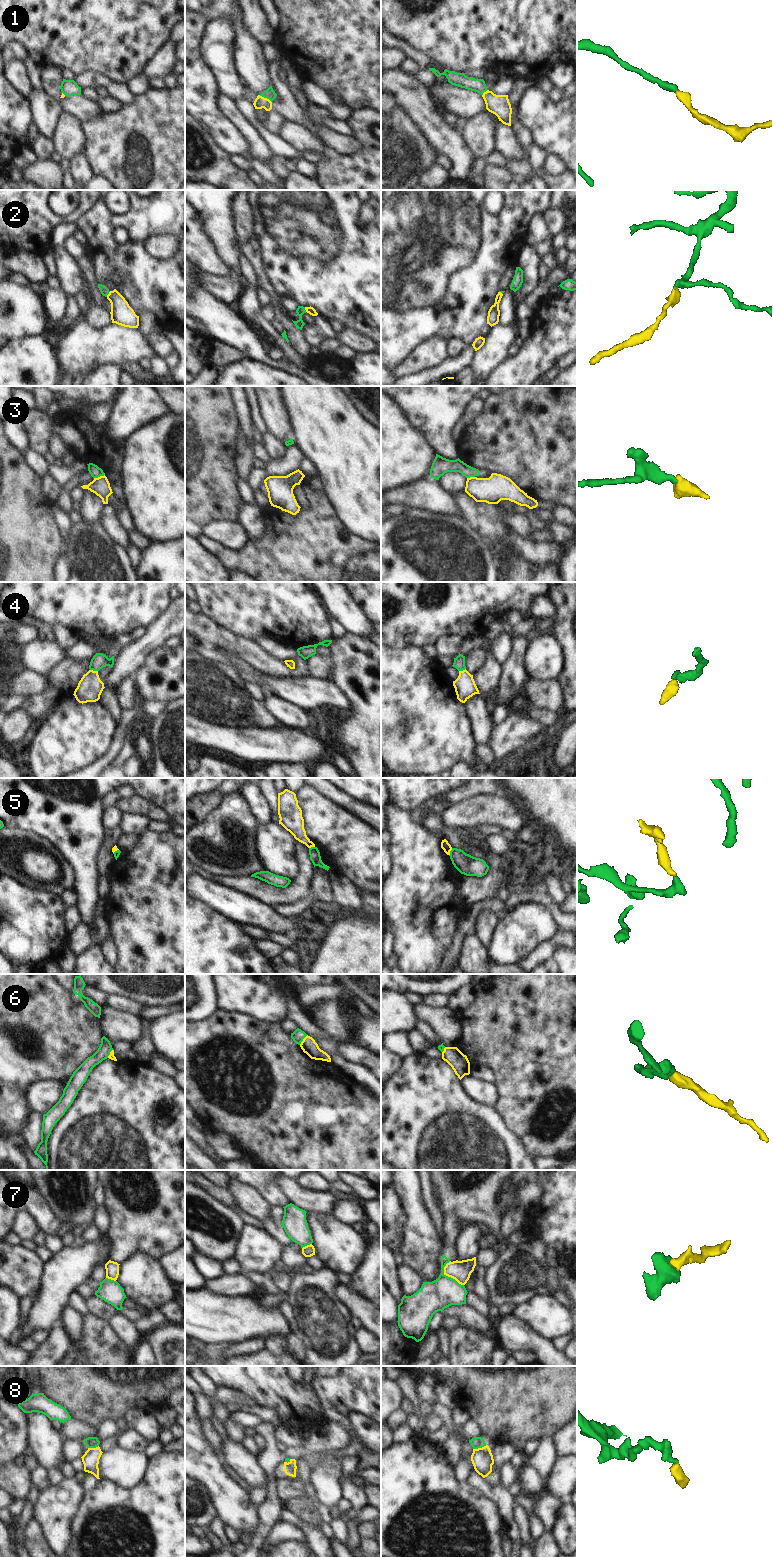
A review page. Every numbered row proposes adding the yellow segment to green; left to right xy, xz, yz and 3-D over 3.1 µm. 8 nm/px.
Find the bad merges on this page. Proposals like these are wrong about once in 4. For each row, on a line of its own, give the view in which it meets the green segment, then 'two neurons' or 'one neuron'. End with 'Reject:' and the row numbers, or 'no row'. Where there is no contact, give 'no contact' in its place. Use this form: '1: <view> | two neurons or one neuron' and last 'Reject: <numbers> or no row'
1: xz | one neuron
2: xy | one neuron
3: xy | two neurons
4: xy | one neuron
5: yz | two neurons
6: xz | two neurons
7: yz | two neurons
8: yz | one neuron
Reject: 3, 5, 6, 7

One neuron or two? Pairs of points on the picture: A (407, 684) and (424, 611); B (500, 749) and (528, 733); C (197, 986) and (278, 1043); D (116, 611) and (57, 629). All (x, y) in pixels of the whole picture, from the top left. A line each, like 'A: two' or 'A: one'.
A: two
B: one
C: two
D: two

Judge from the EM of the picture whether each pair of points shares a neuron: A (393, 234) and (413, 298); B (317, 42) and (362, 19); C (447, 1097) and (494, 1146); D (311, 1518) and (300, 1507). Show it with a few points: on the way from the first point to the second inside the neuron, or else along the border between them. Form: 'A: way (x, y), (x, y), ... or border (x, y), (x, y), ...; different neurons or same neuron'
A: way (393, 250), (393, 278), (397, 282); same neuron
B: way (328, 38), (335, 38), (351, 22); same neuron
C: way (457, 1109), (482, 1134); same neuron
D: way (308, 1515), (303, 1510); same neuron

